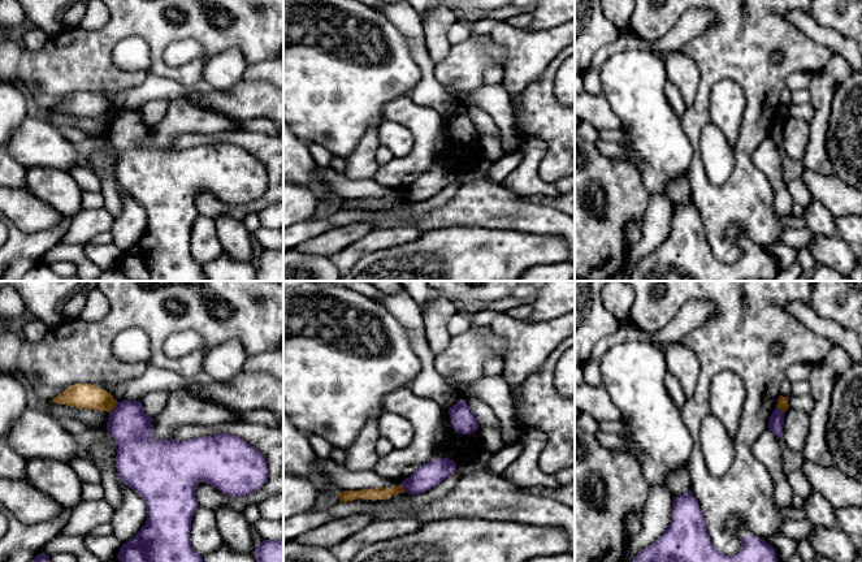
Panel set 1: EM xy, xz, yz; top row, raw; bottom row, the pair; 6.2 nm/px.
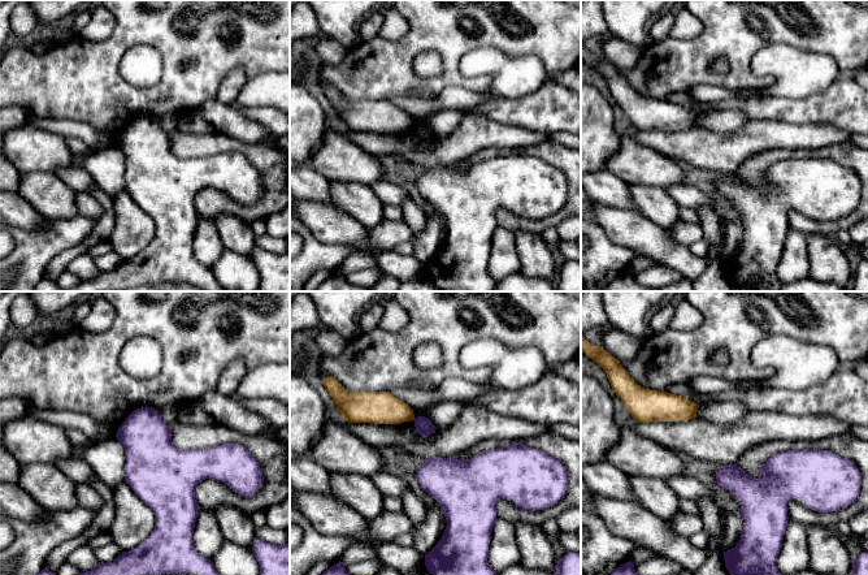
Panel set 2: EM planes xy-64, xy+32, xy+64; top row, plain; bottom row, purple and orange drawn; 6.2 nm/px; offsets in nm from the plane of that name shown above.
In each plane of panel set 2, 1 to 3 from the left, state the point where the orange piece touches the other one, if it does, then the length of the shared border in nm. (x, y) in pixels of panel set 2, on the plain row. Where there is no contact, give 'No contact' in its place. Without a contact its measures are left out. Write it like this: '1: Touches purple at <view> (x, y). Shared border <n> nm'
1: No contact
2: No contact
3: No contact

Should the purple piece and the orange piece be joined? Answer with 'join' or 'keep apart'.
keep apart

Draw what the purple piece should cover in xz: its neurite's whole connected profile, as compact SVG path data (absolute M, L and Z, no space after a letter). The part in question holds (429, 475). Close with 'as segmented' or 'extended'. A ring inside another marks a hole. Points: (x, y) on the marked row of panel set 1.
M436 458L424 463L410 477L404 479L400 484L410 494L421 494L437 487L446 477L456 471L456 464L449 458Z; as segmented

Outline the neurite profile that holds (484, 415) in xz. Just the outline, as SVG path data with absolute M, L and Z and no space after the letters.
M445 377L445 380L452 388L455 388L459 392L462 399L467 402L469 410L472 411L472 414L475 415L477 420L478 429L484 427L494 427L502 435L503 429L502 429L501 422L498 420L495 414L489 408L489 406L484 403L484 401L467 393L464 389L464 385L462 385L460 382L447 377Z

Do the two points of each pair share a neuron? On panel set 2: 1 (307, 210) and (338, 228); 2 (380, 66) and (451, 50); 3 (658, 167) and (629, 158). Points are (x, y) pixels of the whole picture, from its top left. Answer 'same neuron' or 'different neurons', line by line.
1: same neuron
2: same neuron
3: same neuron

